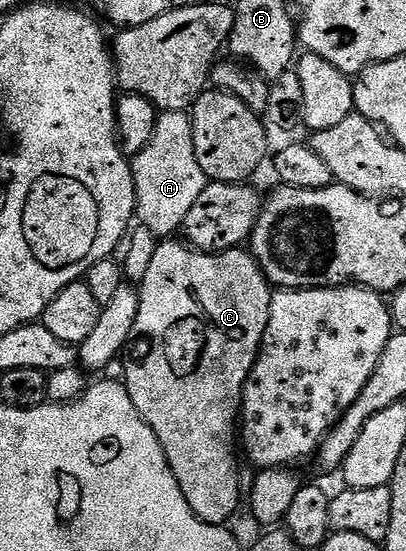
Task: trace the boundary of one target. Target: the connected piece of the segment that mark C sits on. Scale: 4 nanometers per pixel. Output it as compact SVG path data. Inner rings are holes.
M179 241L159 242L156 254L148 265L148 273L144 273L141 284L138 287L140 297L140 313L136 313L136 325L132 325L128 355L131 359L125 360L126 377L125 384L128 389L128 397L132 397L132 405L140 413L140 417L156 433L160 445L164 449L164 457L168 457L168 465L178 482L180 493L184 493L184 501L192 509L194 516L213 527L229 524L229 519L238 511L238 502L243 502L244 494L238 483L240 464L234 456L234 443L236 447L236 428L240 423L240 408L242 406L242 390L246 388L248 377L252 373L252 365L258 356L258 350L264 337L264 329L268 329L268 317L270 316L270 296L272 284L266 279L260 265L254 260L253 254L246 249L232 251L195 251L185 242Z

